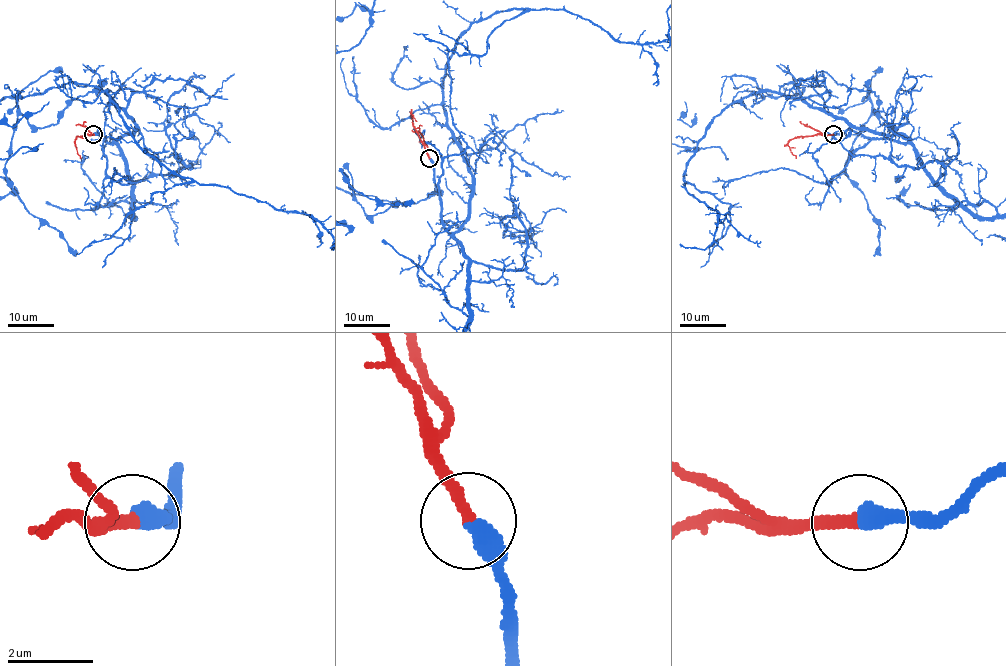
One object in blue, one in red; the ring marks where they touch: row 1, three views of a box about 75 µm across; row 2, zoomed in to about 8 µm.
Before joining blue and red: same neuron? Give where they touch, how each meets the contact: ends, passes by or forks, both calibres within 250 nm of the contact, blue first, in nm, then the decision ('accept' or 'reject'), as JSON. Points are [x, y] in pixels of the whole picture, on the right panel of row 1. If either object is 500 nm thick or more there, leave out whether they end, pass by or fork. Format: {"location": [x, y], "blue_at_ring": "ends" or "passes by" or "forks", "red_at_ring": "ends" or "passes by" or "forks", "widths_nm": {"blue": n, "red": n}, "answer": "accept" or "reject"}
{"location": [833, 134], "blue_at_ring": "ends", "red_at_ring": "ends", "widths_nm": {"blue": 480, "red": 280}, "answer": "accept"}

